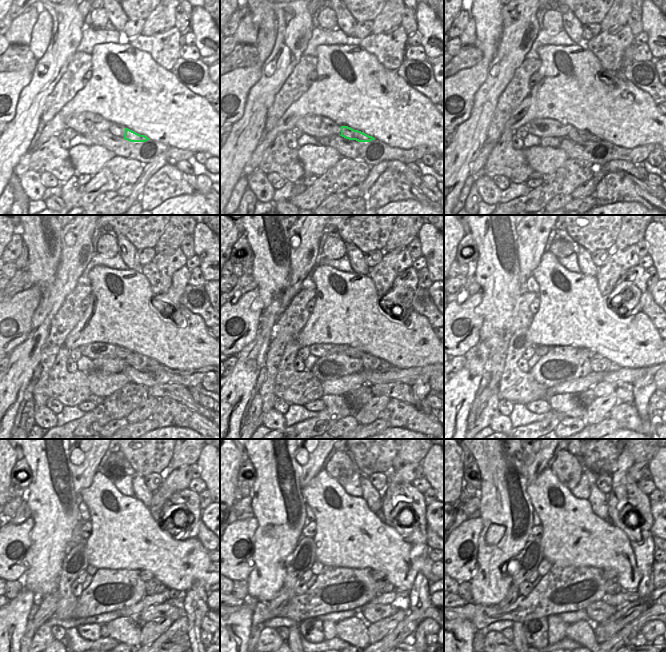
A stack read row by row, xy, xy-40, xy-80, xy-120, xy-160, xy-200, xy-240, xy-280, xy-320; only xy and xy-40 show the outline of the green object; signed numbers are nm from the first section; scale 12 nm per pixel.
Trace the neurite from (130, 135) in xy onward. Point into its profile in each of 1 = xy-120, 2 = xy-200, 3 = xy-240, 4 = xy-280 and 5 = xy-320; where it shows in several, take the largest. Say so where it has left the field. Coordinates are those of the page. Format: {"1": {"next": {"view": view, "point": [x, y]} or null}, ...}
{"1": {"next": {"view": "xy-120", "point": [137, 361]}}, "2": {"next": {"view": "xy-200", "point": [599, 363]}}, "3": {"next": {"view": "xy-240", "point": [153, 586]}}, "4": {"next": {"view": "xy-280", "point": [381, 586]}}, "5": {"next": {"view": "xy-320", "point": [612, 587]}}}

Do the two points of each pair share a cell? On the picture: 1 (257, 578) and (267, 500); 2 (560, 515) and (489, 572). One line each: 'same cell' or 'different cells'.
1: same cell
2: different cells

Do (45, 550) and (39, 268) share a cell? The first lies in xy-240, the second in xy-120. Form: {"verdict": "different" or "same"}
{"verdict": "same"}

